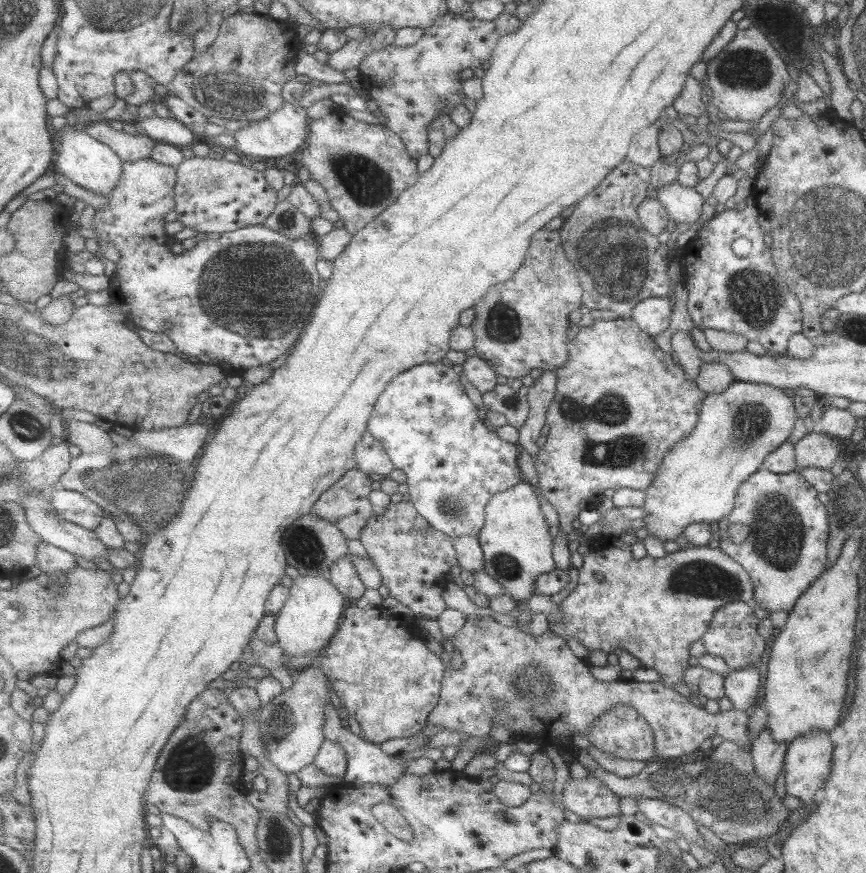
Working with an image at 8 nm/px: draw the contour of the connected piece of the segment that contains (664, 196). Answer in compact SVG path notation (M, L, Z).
M677 180L665 184L658 190L657 199L666 207L676 223L694 225L702 214L704 199L695 187L682 186Z

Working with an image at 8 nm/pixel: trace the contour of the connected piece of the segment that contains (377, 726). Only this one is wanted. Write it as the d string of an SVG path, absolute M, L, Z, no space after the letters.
M355 605L347 609L345 619L335 639L333 639L330 646L325 649L325 654L318 657L317 665L328 673L331 681L335 684L335 690L339 698L345 703L345 712L352 714L360 722L364 730L364 738L373 743L382 744L383 741L388 742L388 740L392 740L392 738L410 738L410 736L416 737L417 734L421 734L422 730L428 728L428 724L431 723L431 712L439 706L439 702L442 700L443 682L445 681L448 669L446 669L444 660L442 660L438 654L430 652L426 640L422 640L422 638L418 638L418 636L420 636L420 634L418 634L414 628L406 628L400 620L396 618L382 618L382 610L378 610L378 606L366 610Z

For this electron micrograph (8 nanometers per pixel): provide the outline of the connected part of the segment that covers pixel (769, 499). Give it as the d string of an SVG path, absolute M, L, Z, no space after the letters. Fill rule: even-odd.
M760 468L741 483L733 511L719 522L719 548L748 571L753 584L754 609L763 608L770 613L781 610L790 612L800 593L803 593L827 569L829 530L825 504L820 502L818 492L809 484L800 470L776 474L766 468ZM730 523L750 526L748 540L745 539L739 544L732 543L727 533L727 526Z

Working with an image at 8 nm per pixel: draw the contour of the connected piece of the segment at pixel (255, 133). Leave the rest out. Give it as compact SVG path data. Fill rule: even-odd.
M287 102L282 110L271 114L264 120L252 121L250 125L244 126L240 132L234 134L237 142L235 150L243 157L260 157L260 159L281 159L284 156L301 153L311 135L311 121L305 106Z

